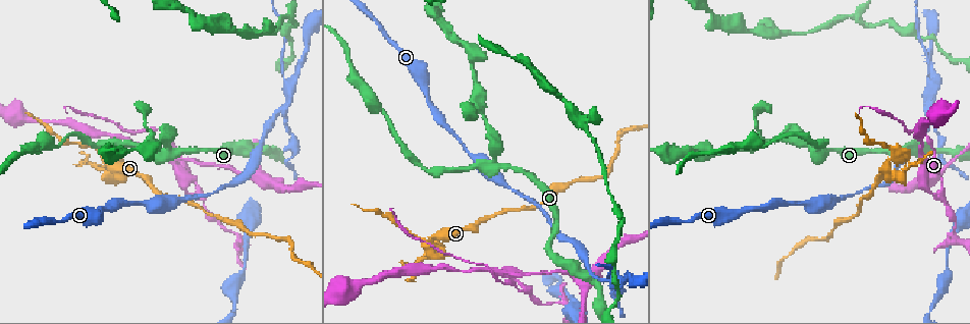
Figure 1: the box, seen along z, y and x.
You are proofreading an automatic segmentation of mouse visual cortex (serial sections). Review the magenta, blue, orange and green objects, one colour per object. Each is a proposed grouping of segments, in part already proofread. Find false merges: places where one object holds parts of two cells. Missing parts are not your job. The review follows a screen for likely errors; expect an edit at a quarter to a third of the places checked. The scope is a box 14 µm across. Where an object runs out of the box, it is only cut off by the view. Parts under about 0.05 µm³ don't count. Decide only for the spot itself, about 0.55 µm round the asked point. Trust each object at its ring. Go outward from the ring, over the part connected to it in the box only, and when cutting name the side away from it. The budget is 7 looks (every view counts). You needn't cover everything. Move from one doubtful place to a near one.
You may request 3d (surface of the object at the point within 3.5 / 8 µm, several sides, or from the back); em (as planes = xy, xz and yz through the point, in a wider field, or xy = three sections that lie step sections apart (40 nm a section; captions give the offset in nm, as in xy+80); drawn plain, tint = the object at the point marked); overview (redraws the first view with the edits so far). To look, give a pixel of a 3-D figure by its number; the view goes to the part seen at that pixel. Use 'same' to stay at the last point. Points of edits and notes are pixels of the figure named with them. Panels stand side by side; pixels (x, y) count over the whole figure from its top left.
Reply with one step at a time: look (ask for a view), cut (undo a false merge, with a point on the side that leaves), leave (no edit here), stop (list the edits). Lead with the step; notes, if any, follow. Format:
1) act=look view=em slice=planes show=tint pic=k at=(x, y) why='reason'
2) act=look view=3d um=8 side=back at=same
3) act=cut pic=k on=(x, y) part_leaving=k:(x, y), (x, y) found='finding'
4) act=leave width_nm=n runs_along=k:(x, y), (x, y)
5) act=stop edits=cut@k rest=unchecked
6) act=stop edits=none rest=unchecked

act=look view=3d um=3.5 pic=1 at=(198, 191) why='a fork'

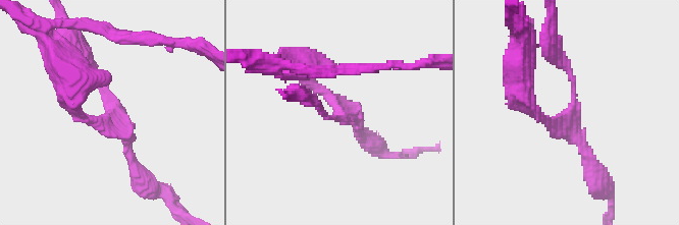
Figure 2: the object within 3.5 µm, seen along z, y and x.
act=look view=em slice=xy step=1 show=tint pic=2 at=(571, 110) arms=3 arm_widths_nm=150,150,150

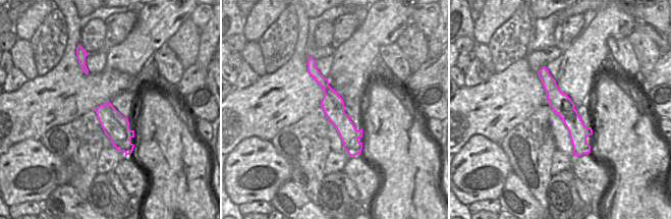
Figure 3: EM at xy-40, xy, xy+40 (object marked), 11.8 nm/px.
act=cut pic=2 on=(535, 110) part_leaving=2:(554, 120), (519, 92), (522, 51) found='a second cell is stuck on'

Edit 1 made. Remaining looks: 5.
act=look view=overview why='see it whole again'

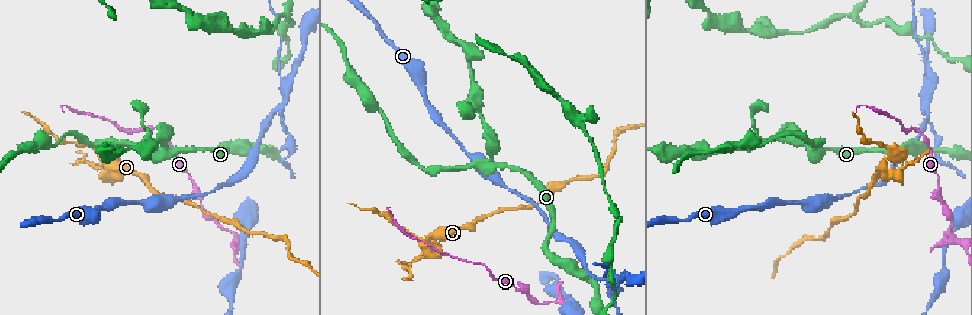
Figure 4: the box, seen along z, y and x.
act=look view=3d um=8 pic=4 at=(227, 229) why='sudden change in width'

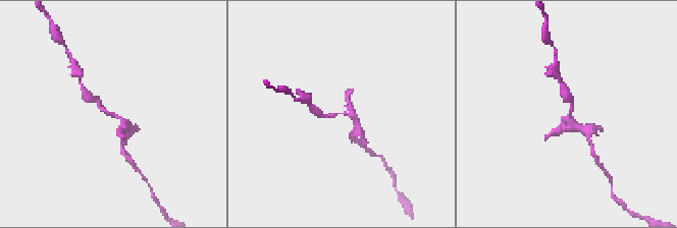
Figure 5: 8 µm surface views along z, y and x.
act=look view=em slice=planes show=tint pic=5 at=(571, 115) arm_widths_nm=150,200

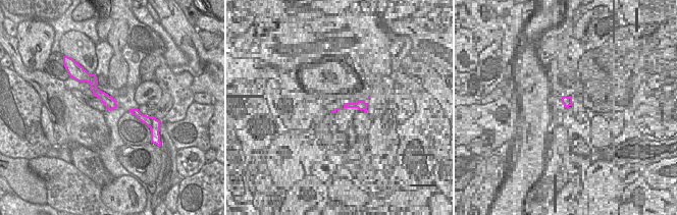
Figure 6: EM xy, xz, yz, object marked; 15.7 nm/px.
act=cut pic=5 on=(556, 132) found='two cells meet here'

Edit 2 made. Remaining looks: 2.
act=stop edits=cut@2,cut@5 rest=unchecked

